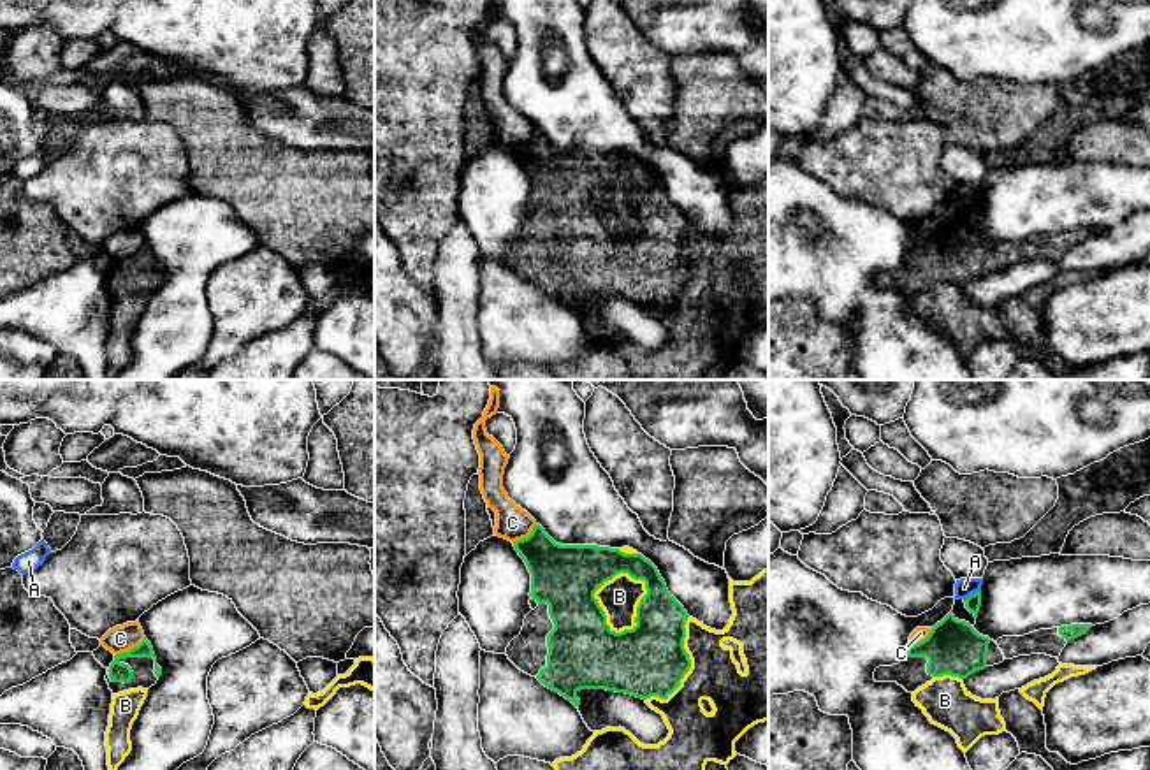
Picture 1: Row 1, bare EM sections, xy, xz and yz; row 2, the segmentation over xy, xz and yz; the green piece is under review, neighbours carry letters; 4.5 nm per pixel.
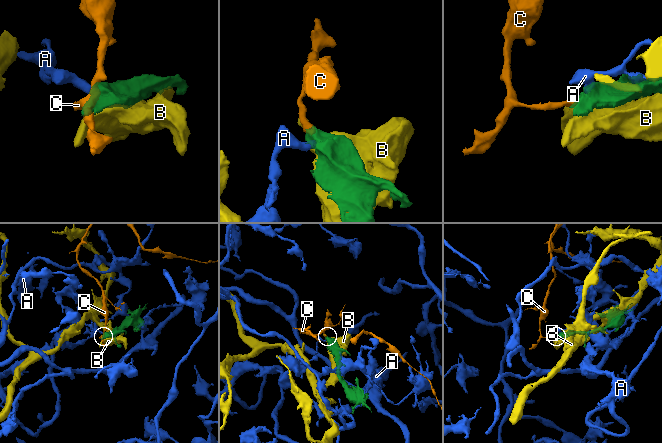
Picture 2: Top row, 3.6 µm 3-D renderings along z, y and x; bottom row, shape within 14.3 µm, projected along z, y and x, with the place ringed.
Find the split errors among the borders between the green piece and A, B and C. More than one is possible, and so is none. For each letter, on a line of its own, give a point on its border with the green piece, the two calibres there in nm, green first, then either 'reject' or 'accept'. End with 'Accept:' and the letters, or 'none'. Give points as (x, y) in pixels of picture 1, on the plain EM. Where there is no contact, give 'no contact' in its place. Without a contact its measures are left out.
A: meets green in yz at (971, 201); 70 nm thick on the green side, 90 nm on the other; reject
B: meets green in xz at (595, 204); 320 nm thick on the green side, 180 nm on the other; reject
C: meets green in xy at (131, 255); 100 nm thick on the green side, 120 nm on the other; reject
Accept: none

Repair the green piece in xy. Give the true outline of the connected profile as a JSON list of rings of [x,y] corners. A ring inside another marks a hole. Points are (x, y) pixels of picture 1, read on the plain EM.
[[[144,244],[137,253],[114,262],[106,287],[113,301],[118,301],[137,294],[149,295],[160,281],[153,253]]]

